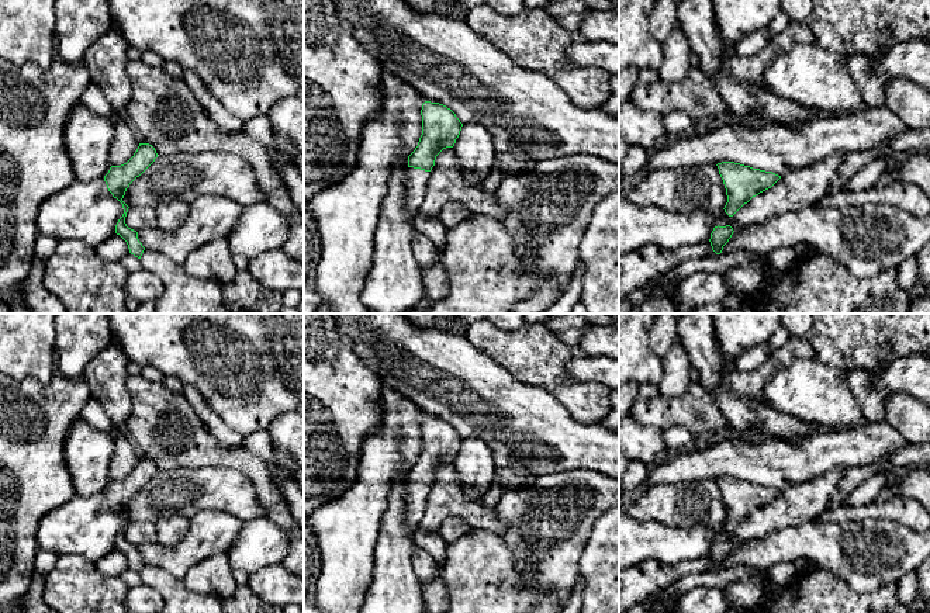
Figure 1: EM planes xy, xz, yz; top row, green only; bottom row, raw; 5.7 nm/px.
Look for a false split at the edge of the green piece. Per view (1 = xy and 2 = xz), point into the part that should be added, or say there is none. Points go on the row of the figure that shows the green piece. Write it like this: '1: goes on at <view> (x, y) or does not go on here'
1: does not go on here
2: goes on at xz (417, 180)

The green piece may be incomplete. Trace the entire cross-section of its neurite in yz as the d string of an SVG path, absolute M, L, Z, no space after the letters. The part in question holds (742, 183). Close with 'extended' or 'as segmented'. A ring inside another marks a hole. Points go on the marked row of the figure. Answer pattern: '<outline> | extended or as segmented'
M734 162L716 164L723 180L727 202L725 212L733 217L753 197L771 188L781 176L760 169L753 169Z | as segmented

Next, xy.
M139 143L134 156L121 166L111 166L108 173L104 176L108 191L117 198L124 208L122 217L115 225L115 233L120 235L128 245L129 253L141 259L145 247L138 239L138 232L128 228L125 217L128 205L122 201L129 184L139 177L158 157L155 148L149 143Z | as segmented

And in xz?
M425 101L421 110L422 135L418 146L408 156L405 177L407 209L416 214L423 202L431 170L436 156L446 148L453 148L463 124L456 114L443 104Z | extended

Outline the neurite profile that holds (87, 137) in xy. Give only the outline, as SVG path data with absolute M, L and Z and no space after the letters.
M83 104L72 110L63 138L76 180L104 179L111 167L108 153L114 134L114 120L103 118Z

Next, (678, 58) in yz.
M680 24L674 27L663 44L663 63L658 67L661 80L681 80L695 65L694 52Z

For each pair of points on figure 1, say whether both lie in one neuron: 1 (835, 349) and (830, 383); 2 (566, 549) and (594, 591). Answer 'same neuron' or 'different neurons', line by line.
1: different neurons
2: different neurons

